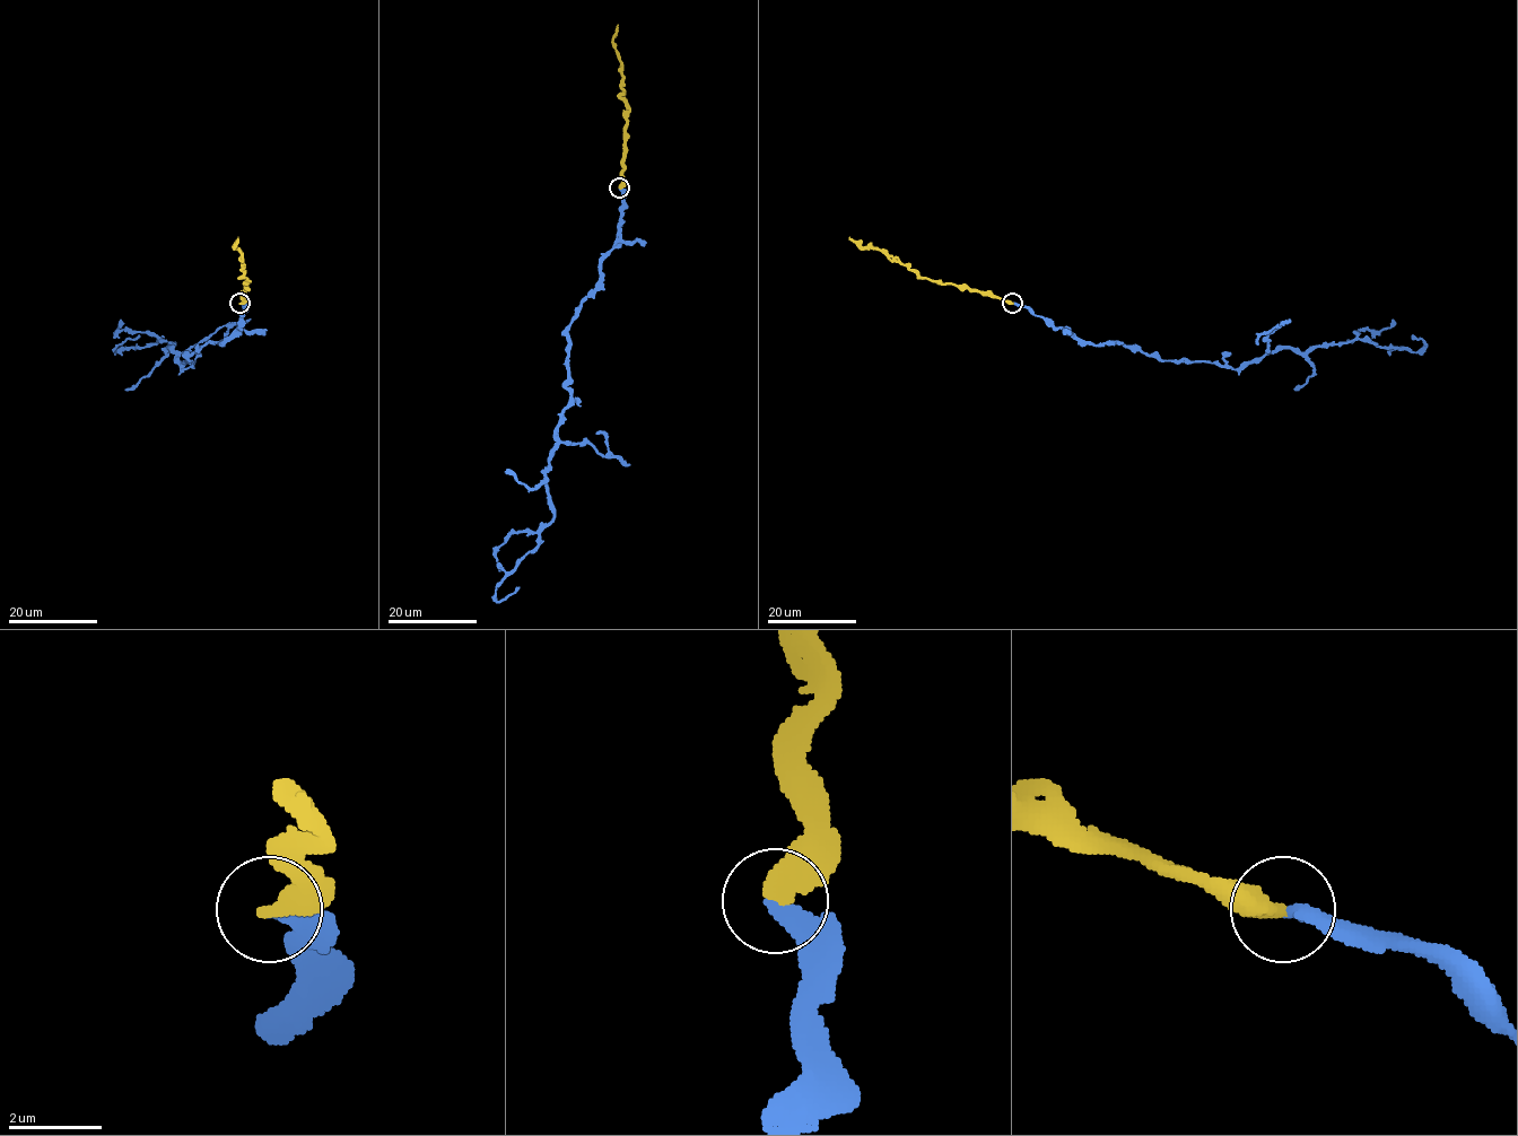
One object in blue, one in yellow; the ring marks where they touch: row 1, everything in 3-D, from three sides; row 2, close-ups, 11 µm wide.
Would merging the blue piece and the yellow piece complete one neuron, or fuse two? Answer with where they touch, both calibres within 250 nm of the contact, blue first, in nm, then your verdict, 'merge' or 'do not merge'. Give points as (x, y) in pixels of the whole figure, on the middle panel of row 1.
(619, 188) | 340/480 nm | merge

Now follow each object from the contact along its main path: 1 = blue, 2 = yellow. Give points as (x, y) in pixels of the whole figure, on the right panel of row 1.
1: (1013, 303), (1087, 342), (1233, 369), (1283, 347), (1308, 352), (1357, 339), (1419, 352), (1427, 344), (1411, 335)
2: (1013, 303), (992, 293), (924, 279), (891, 261), (879, 250), (860, 246), (848, 237)

